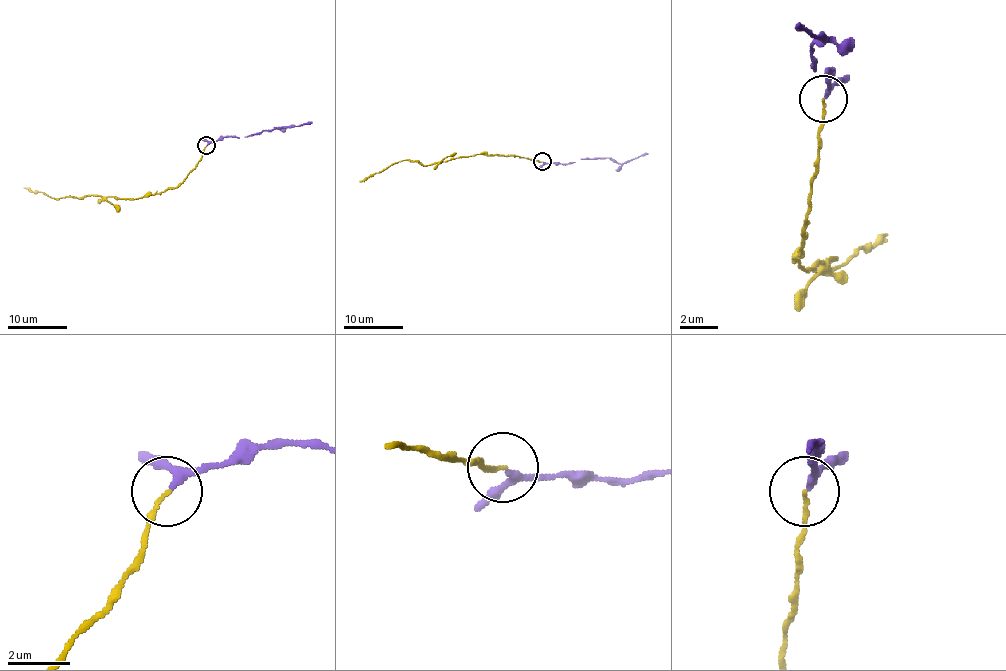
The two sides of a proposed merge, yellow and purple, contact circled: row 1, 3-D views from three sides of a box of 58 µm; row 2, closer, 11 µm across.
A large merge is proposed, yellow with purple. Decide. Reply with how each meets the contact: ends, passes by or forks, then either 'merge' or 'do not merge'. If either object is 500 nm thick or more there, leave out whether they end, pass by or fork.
yellow ends | purple passes by | merge

